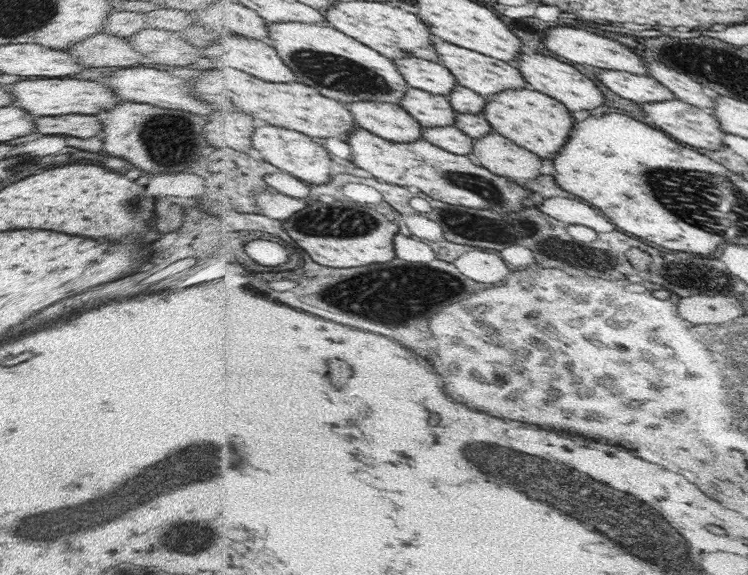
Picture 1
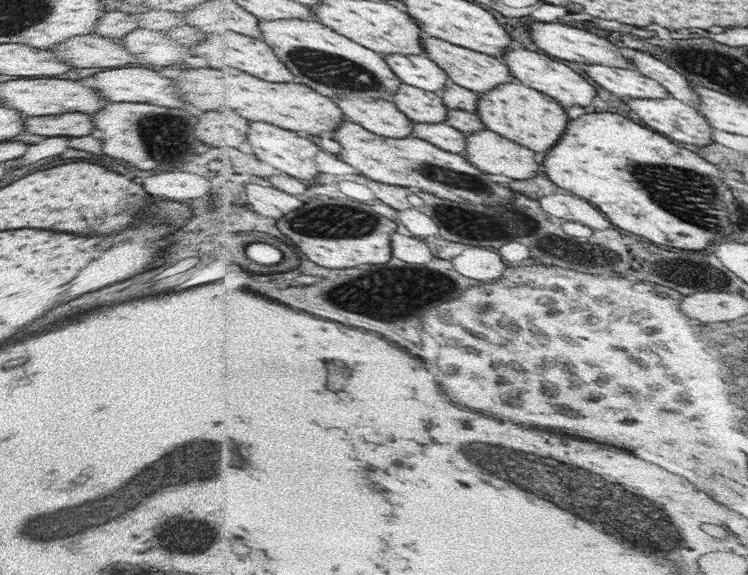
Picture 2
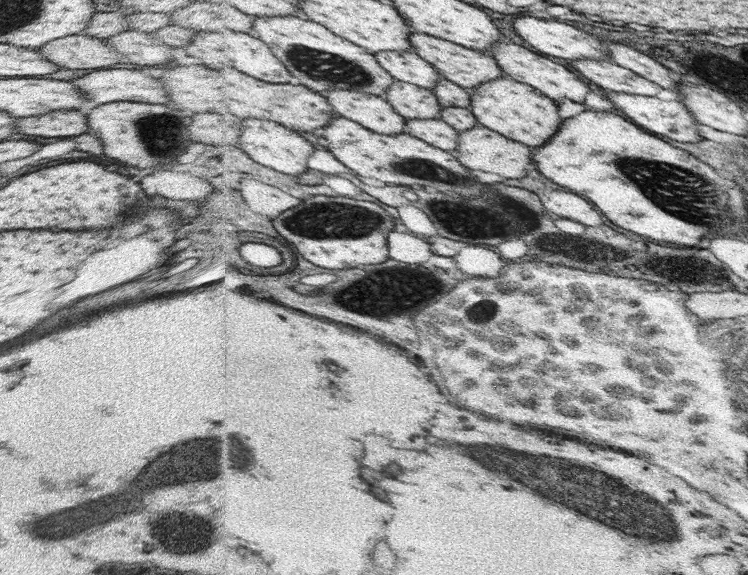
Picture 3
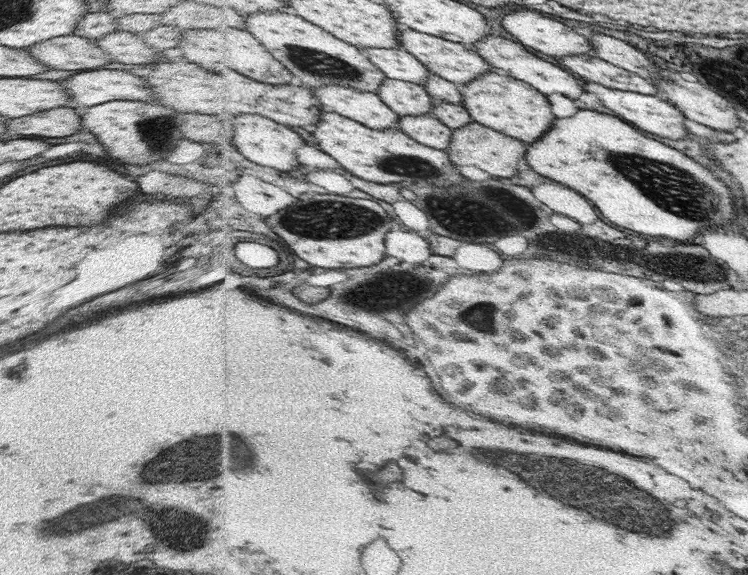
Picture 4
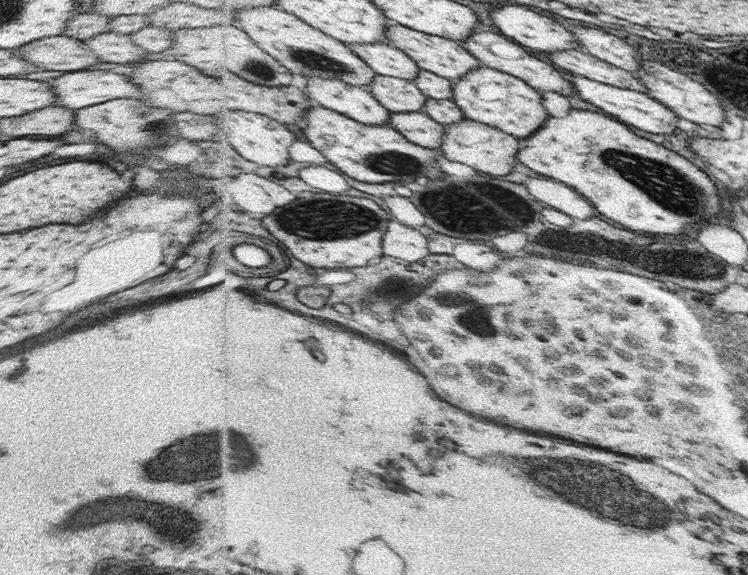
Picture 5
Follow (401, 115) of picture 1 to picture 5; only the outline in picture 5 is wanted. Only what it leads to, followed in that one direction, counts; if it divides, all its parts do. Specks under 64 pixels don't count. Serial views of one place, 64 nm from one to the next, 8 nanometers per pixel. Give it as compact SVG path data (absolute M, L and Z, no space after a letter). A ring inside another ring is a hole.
M311 76L301 79L304 91L314 102L369 125L391 125L391 110L368 88L340 79Z

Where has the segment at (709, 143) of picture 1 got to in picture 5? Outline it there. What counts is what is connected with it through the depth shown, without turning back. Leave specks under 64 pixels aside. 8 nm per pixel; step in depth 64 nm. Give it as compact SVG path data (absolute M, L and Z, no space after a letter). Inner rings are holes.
M573 75L571 79L575 92L580 95L582 100L601 108L605 115L618 119L627 126L634 126L634 128L652 134L672 134L677 128L676 122L679 116L676 116L675 112L660 104L660 101L648 96L646 92L618 88L616 85L609 85L585 76Z

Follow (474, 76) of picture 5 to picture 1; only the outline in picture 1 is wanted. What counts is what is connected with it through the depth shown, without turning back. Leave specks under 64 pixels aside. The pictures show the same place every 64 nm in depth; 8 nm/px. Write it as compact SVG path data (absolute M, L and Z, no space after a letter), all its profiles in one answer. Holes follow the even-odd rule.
M524 87L506 89L486 99L482 113L491 124L493 131L537 154L541 159L554 160L567 143L572 127L575 126L576 120L567 105L536 89Z

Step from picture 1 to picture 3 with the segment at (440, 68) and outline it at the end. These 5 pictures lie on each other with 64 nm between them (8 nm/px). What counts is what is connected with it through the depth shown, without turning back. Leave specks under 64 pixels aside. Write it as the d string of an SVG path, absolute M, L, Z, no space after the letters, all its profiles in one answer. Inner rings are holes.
M382 51L376 58L397 80L435 90L443 74L423 56L410 51Z

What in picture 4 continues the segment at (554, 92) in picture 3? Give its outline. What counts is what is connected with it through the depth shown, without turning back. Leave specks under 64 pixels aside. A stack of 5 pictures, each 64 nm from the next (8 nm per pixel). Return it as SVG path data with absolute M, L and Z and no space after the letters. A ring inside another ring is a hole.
M486 35L483 39L469 46L484 57L493 68L504 75L527 82L532 88L539 89L546 96L549 94L561 94L571 99L578 99L582 92L585 92L580 82L570 74L570 71L562 70L562 67L554 66L550 62L539 58L537 55L526 51L523 44L495 35Z

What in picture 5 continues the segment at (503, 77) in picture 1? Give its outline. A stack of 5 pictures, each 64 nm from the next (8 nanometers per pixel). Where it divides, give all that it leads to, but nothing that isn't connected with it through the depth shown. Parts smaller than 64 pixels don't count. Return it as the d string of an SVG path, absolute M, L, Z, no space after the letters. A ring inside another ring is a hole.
M393 22L387 30L387 37L390 45L404 49L404 52L407 52L422 69L435 72L452 81L458 81L471 70L482 66L481 62L475 56L472 56L471 52L468 52L462 42L448 37L431 35Z

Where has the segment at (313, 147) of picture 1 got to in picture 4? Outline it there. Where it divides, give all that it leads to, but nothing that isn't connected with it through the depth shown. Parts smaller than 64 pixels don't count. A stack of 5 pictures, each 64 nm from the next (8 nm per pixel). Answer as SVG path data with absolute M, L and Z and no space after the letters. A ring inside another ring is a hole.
M256 113L235 115L229 117L229 119L235 124L233 143L237 145L237 148L246 159L284 173L290 173L292 170L300 170L302 168L302 161L300 161L297 152L301 146L307 144L304 138L298 132L290 129L288 125Z

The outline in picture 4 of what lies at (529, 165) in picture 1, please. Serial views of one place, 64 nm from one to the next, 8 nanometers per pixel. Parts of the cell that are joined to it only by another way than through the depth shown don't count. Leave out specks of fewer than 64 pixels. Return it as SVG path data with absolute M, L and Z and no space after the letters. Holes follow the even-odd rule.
M472 121L462 128L454 129L452 144L447 151L458 166L473 166L486 173L488 177L506 180L519 174L520 169L526 165L523 158L526 147L527 144L521 140Z

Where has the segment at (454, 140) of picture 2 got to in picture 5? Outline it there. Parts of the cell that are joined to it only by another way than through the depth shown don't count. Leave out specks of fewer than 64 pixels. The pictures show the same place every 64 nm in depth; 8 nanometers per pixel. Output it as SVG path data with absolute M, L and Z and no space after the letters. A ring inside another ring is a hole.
M425 111L393 112L391 125L404 133L414 144L426 148L441 148L446 134L446 124L434 120Z

